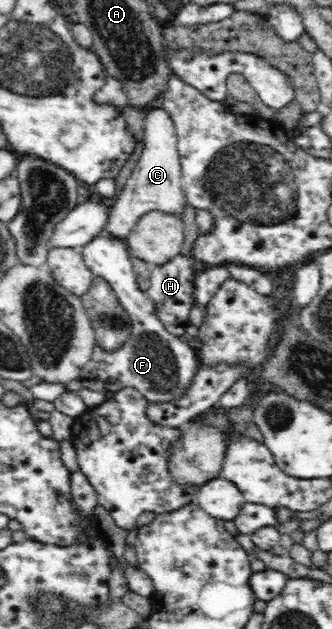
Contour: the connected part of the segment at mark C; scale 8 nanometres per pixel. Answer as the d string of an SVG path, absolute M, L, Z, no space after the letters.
M167 109L149 111L147 119L144 120L143 129L143 153L137 161L137 167L133 169L121 194L117 197L104 227L105 230L112 232L114 236L120 236L121 239L129 235L139 218L145 213L161 211L180 214L187 205L186 194L182 188L182 171L177 147L178 136L173 117L168 114Z

